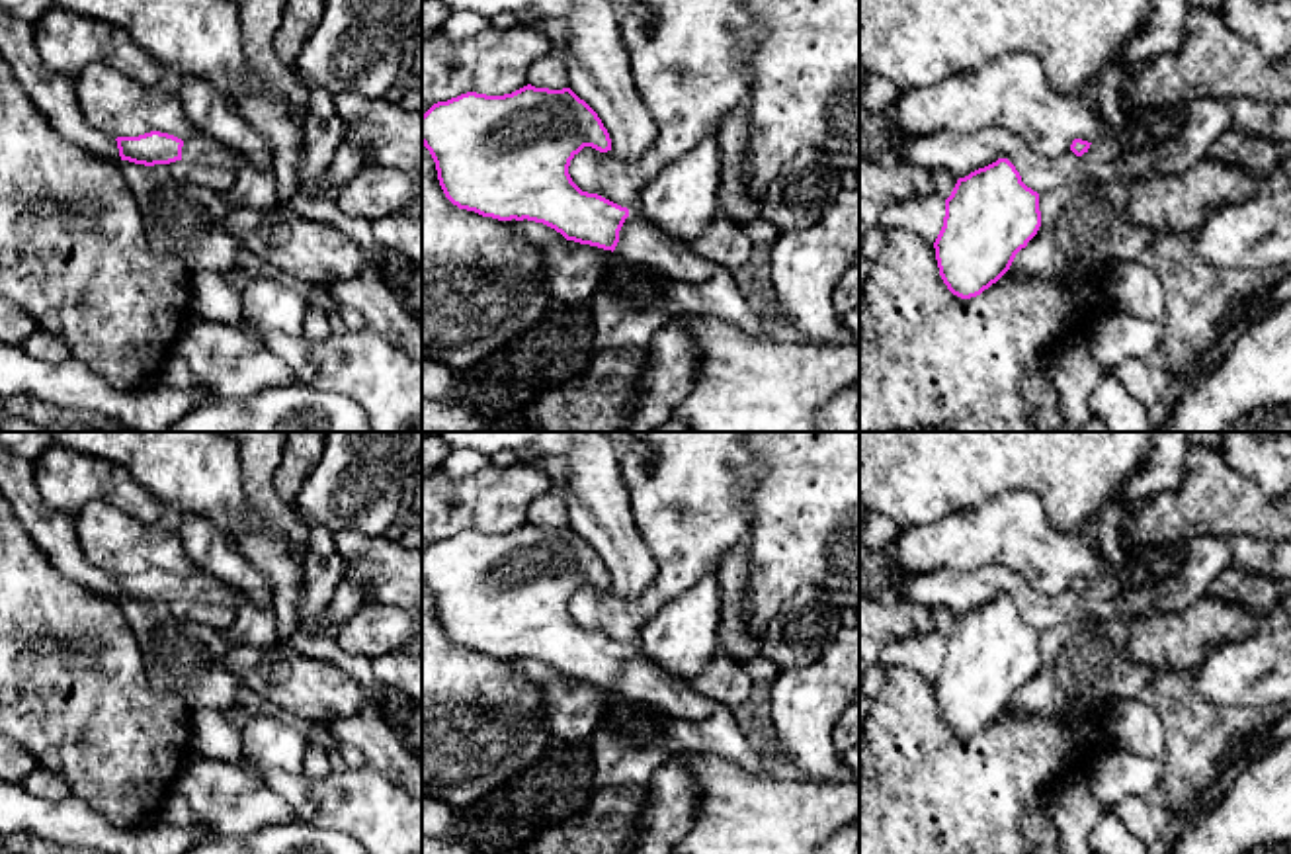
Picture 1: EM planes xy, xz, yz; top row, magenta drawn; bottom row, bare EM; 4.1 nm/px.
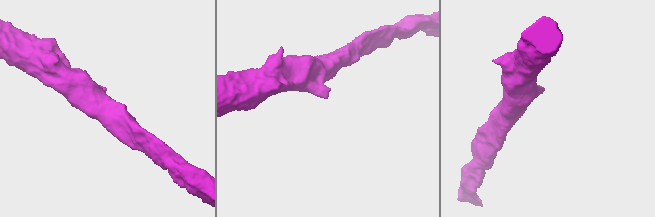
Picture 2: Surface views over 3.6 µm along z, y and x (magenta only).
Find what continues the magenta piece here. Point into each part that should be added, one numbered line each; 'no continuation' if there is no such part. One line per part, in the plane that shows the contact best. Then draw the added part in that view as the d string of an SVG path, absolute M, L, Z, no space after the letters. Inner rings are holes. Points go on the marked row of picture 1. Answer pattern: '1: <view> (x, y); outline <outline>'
1: xz (641, 243); outline M633 207L619 231L613 250L617 262L650 266L672 281L699 283L709 279L721 266L689 250L686 242L674 240L658 231L641 207Z

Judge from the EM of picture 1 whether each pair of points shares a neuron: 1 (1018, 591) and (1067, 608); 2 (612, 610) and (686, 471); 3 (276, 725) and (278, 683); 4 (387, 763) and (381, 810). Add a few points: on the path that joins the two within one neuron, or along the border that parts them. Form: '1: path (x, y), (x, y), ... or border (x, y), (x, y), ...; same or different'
1: path (1030, 602), (1036, 608), (1055, 608); same
2: path (653, 597), (682, 561), (686, 512); same
3: border (280, 712), (297, 722); different
4: border (368, 763), (401, 790); different

